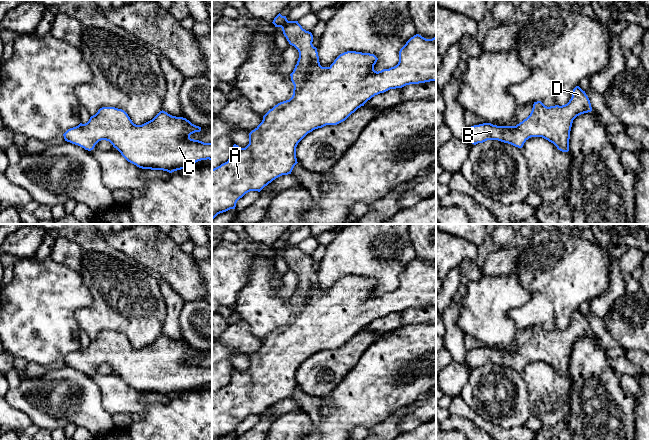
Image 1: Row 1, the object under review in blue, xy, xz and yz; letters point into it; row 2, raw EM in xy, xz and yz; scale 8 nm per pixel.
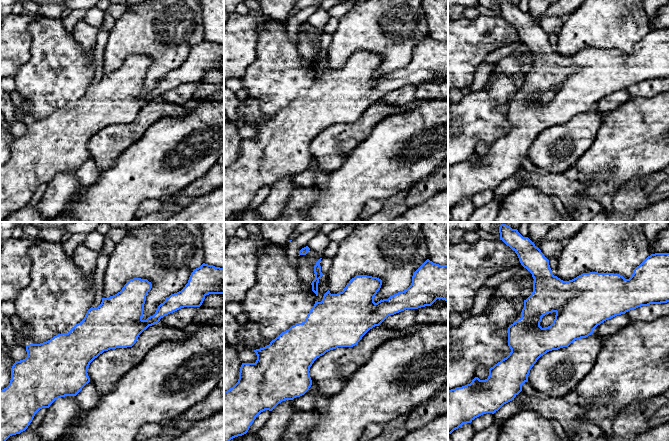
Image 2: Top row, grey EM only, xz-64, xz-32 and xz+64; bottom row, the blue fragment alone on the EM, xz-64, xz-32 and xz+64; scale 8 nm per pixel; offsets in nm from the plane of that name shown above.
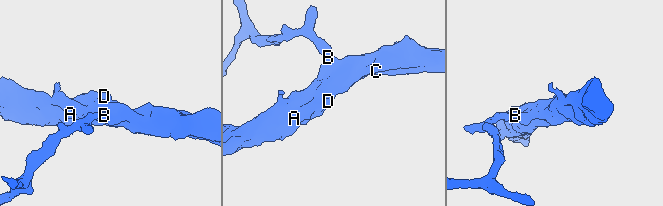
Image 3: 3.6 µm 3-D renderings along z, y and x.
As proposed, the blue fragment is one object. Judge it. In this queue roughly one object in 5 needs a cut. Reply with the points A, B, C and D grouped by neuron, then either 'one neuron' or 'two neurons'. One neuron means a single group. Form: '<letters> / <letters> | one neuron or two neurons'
A B C D | one neuron

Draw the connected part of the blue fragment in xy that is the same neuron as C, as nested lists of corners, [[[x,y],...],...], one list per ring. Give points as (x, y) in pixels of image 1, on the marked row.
[[[102,107],[85,124],[68,129],[64,134],[67,142],[91,151],[101,141],[109,141],[130,163],[142,169],[163,170],[172,173],[201,160],[212,160],[212,143],[190,138],[201,127],[183,117],[176,117],[160,111],[152,120],[136,125],[128,114],[115,107]]]

